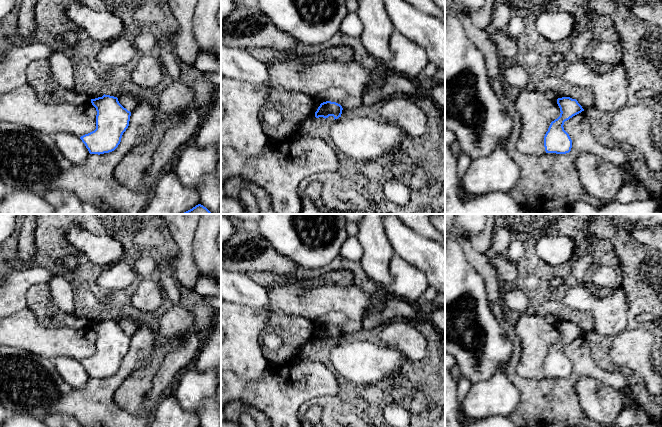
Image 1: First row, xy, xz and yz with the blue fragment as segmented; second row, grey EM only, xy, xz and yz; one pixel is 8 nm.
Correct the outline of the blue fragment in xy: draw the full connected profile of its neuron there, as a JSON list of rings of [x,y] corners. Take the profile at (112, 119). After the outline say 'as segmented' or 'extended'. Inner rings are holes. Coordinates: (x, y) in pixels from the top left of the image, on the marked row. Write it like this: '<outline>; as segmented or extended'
[[[103,95],[91,99],[96,108],[96,129],[80,137],[90,154],[114,151],[129,126],[131,112],[124,108],[117,97]]]; as segmented

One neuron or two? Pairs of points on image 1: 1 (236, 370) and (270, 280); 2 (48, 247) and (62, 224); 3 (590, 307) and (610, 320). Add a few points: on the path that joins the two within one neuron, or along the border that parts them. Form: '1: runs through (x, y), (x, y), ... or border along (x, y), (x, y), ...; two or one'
1: border along (290, 282), (281, 282), (266, 288); two
2: runs through (49, 241), (49, 237), (56, 230); one
3: runs through (595, 307), (605, 315); one

